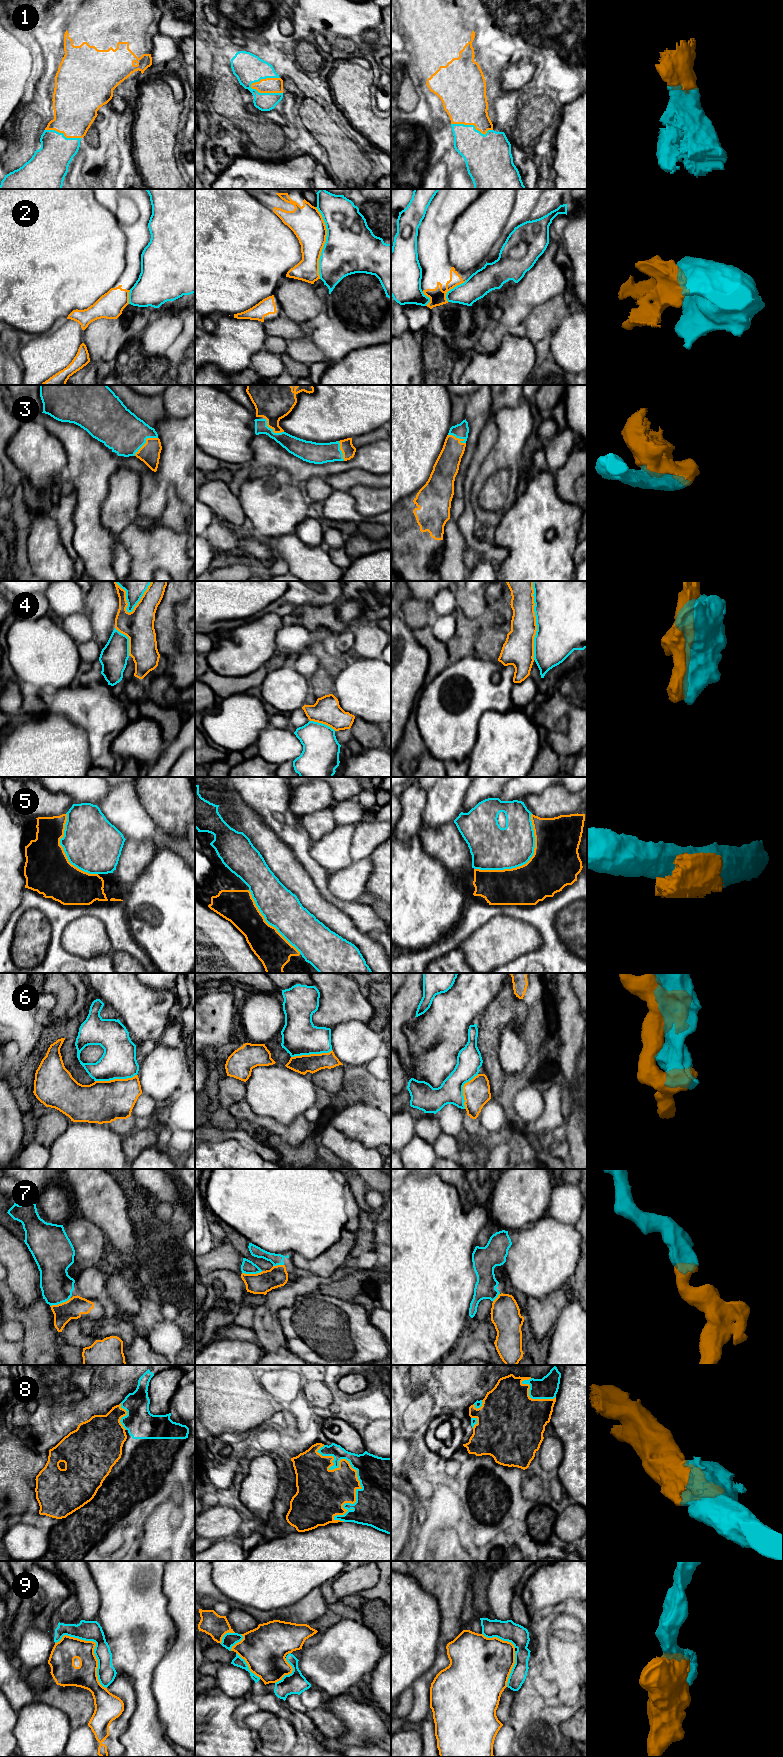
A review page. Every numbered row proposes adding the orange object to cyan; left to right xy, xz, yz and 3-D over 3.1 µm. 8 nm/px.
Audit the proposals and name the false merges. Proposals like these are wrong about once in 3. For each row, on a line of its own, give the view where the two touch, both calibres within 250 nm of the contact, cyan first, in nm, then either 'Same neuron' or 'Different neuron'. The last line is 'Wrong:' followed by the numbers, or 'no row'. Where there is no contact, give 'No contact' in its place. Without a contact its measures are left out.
1: Touches cyan in xz. Thickness 240 nm (cyan) against 130 nm. Same neuron
2: Touches cyan in xz. Thickness 420 nm (cyan) against 260 nm. Different neuron
3: Touches cyan in xy. Thickness 340 nm (cyan) against 170 nm. Same neuron
4: Touches cyan in yz. Thickness 500 nm (cyan) against 240 nm. Different neuron
5: Touches cyan in yz. Thickness 340 nm (cyan) against 380 nm. Different neuron
6: Touches cyan in xy. Thickness 280 nm (cyan) against 340 nm. Different neuron
7: Touches cyan in xy. Thickness 260 nm (cyan) against 160 nm. Same neuron
8: Touches cyan in xz. Thickness 420 nm (cyan) against 320 nm. Same neuron
9: Touches cyan in xy. Thickness 160 nm (cyan) against 190 nm. Different neuron
Wrong: 2, 4, 5, 6, 9

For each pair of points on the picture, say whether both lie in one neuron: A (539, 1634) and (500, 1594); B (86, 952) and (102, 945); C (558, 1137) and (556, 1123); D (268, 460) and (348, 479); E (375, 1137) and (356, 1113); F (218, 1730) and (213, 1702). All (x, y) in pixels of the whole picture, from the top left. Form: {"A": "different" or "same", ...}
{"A": "different", "B": "same", "C": "same", "D": "different", "E": "same", "F": "same"}

